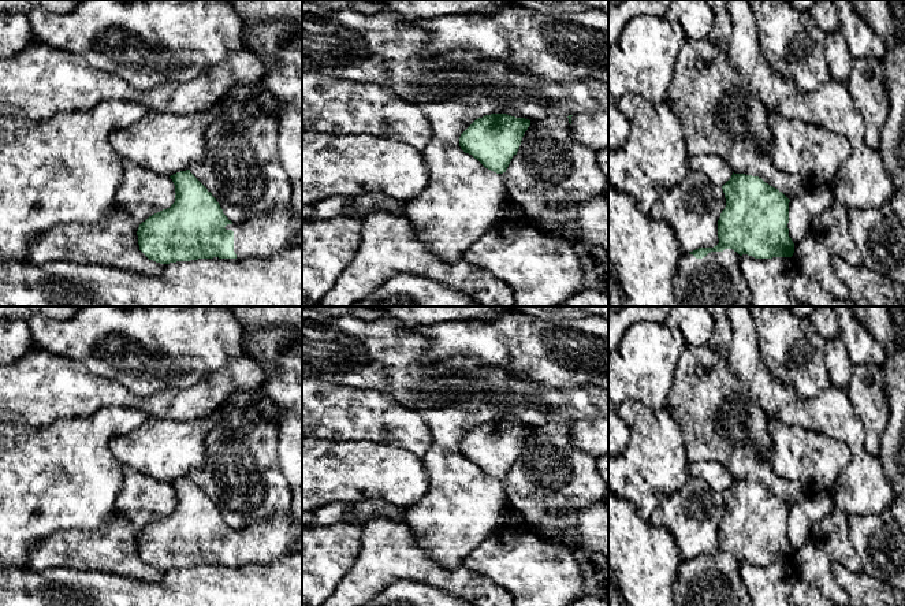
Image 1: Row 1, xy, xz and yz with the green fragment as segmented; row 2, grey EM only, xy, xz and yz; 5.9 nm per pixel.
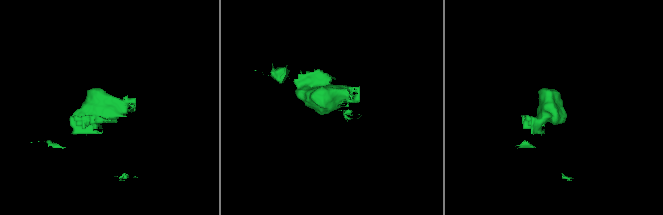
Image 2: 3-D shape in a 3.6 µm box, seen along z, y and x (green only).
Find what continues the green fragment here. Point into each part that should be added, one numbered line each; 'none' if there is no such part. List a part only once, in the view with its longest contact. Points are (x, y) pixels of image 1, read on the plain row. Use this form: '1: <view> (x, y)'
1: yz (715, 583)

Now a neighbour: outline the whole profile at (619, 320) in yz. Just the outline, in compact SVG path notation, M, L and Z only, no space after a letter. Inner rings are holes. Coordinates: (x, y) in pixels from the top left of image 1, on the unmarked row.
M622 306L608 317L608 354L611 354L629 326L638 321L664 323L671 306Z

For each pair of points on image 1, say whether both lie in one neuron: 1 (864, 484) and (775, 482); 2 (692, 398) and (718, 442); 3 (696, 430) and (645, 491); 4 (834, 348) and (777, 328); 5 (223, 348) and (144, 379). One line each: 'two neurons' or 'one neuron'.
1: two neurons
2: one neuron
3: two neurons
4: two neurons
5: one neuron

